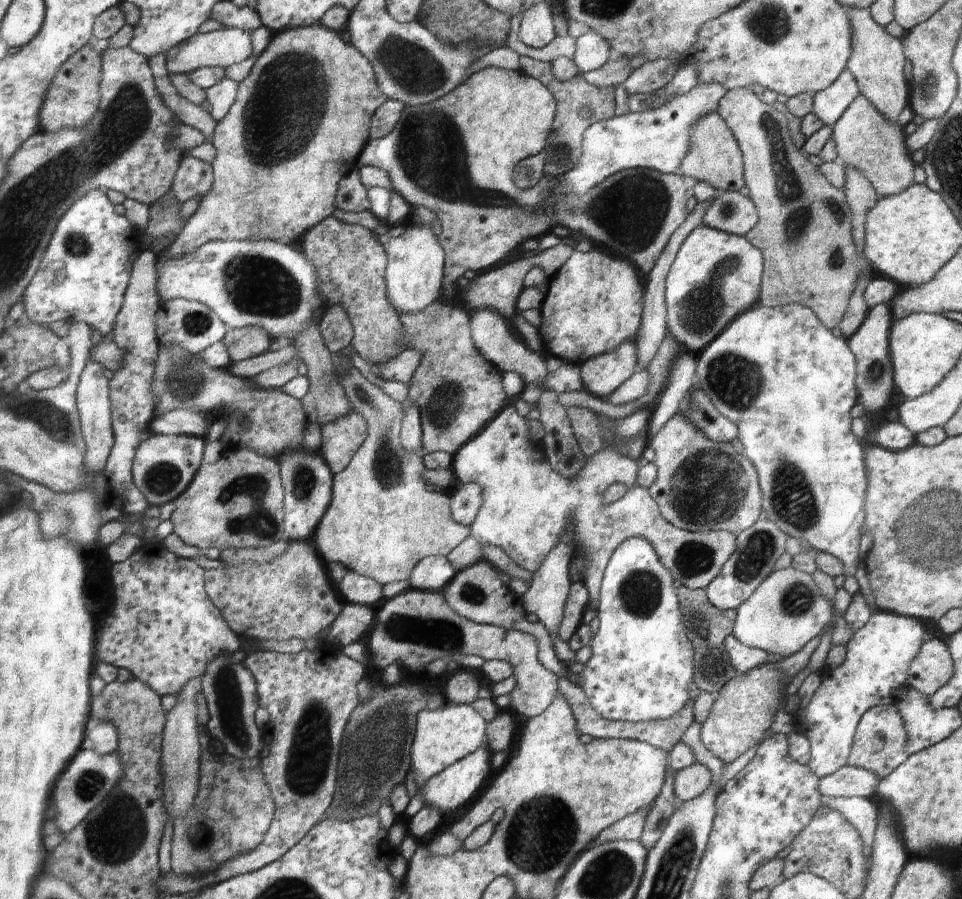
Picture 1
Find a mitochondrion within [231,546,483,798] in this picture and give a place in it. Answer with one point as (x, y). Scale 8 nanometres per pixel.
(443, 633)

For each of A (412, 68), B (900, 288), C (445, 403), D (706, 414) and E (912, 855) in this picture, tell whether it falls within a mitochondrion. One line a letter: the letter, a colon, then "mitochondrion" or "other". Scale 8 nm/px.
A: mitochondrion
B: other
C: mitochondrion
D: mitochondrion
E: other

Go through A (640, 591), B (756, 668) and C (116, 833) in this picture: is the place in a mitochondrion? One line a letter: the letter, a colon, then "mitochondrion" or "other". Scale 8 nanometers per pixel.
A: mitochondrion
B: other
C: mitochondrion

